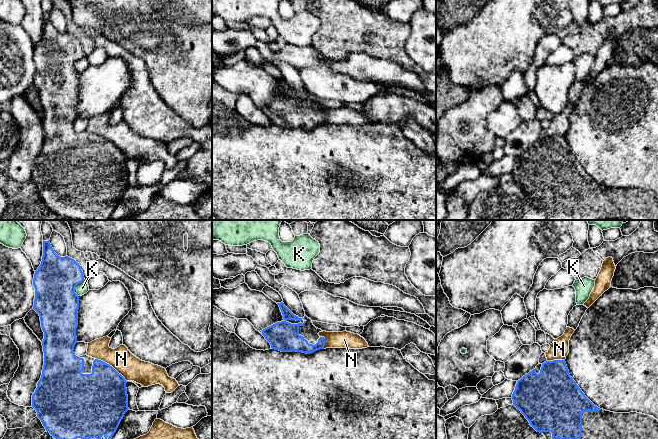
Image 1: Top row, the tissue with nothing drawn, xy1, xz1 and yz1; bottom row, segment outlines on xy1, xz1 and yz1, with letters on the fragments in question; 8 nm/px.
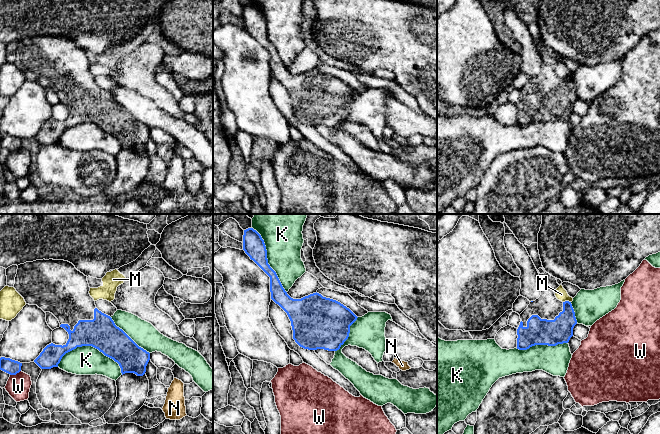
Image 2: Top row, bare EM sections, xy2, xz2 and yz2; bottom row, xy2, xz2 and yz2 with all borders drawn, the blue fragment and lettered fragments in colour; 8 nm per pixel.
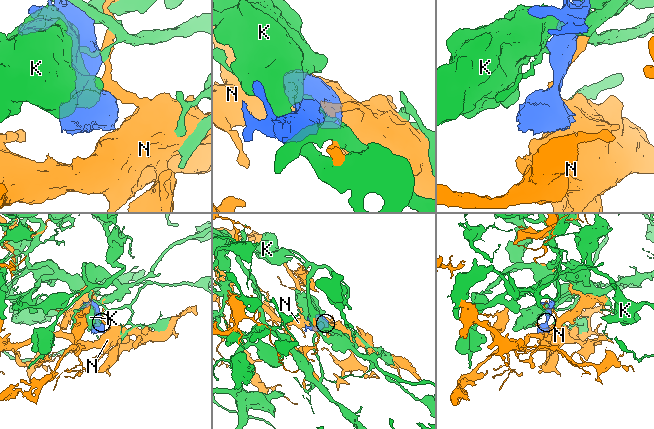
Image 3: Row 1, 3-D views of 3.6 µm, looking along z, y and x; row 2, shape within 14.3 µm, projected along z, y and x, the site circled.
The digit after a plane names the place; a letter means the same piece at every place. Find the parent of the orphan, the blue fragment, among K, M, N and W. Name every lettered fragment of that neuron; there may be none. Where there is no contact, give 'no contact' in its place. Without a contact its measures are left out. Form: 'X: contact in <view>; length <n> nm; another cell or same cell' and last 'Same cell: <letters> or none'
K: contact in xy2; length 550 nm; another cell
M: contact in yz2; length 60 nm; another cell
N: contact in xy1; length 320 nm; another cell
W: contact in xy2; length 100 nm; another cell
Same cell: none

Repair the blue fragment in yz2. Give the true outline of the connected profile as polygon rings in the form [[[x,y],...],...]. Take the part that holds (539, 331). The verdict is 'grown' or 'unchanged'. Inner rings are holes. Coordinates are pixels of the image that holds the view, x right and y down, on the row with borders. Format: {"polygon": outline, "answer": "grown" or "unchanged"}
{"polygon": [[[545,271],[540,274],[542,283],[541,295],[530,302],[528,307],[520,314],[520,325],[517,329],[517,349],[527,350],[535,345],[556,346],[568,343],[573,336],[573,328],[577,324],[575,312],[571,302],[562,302],[555,296],[555,290],[560,286],[555,277]]], "answer": "grown"}

